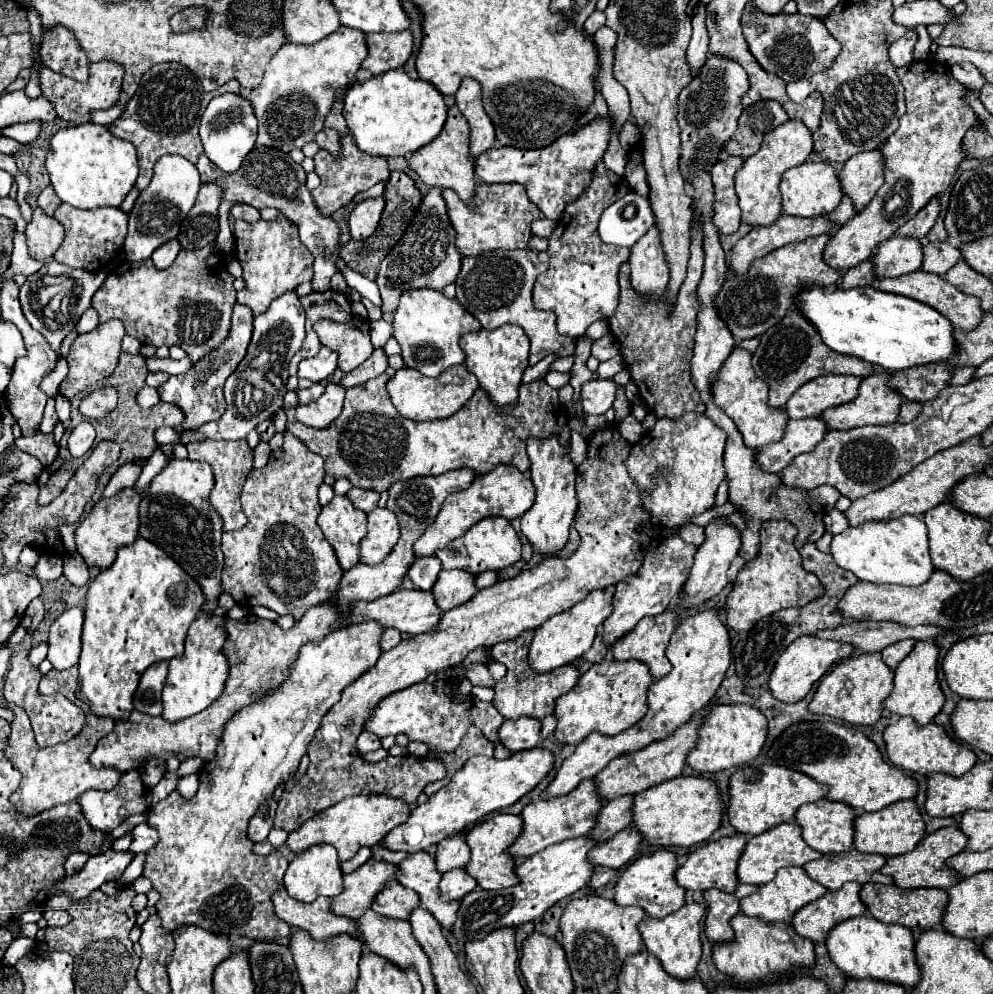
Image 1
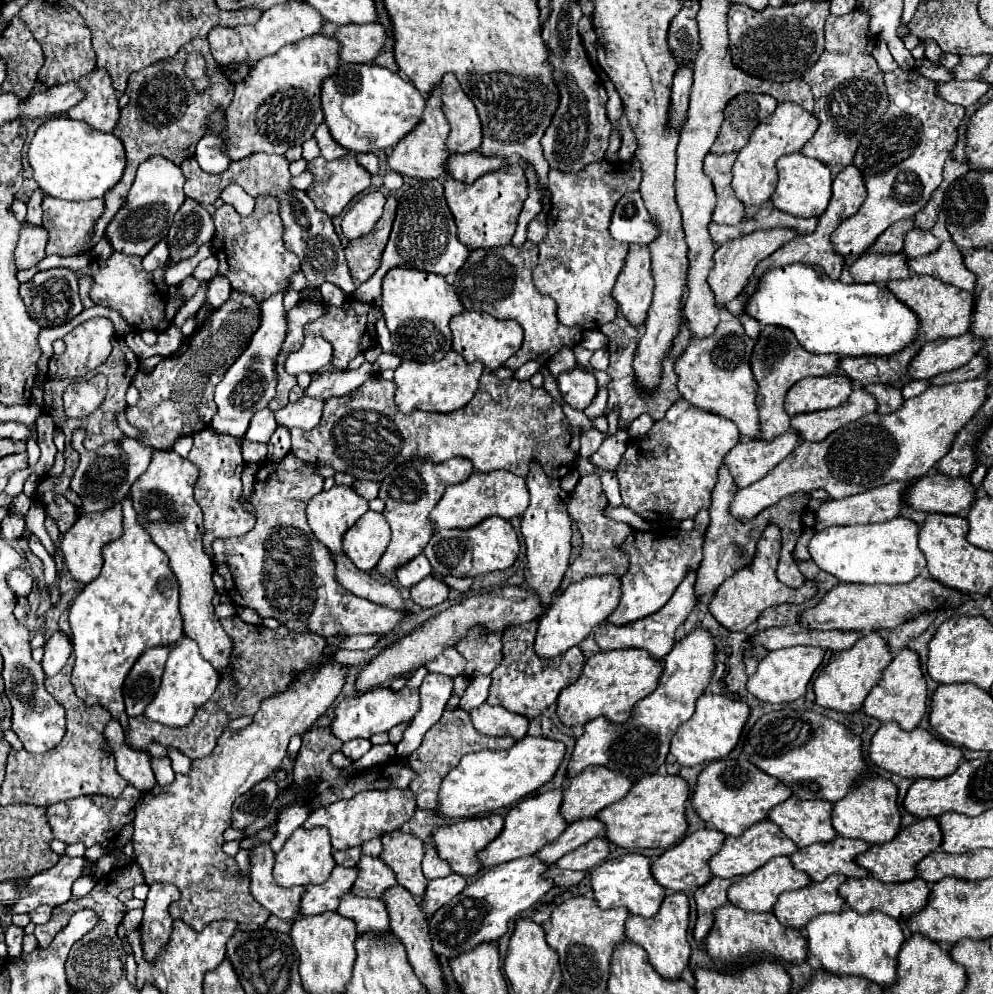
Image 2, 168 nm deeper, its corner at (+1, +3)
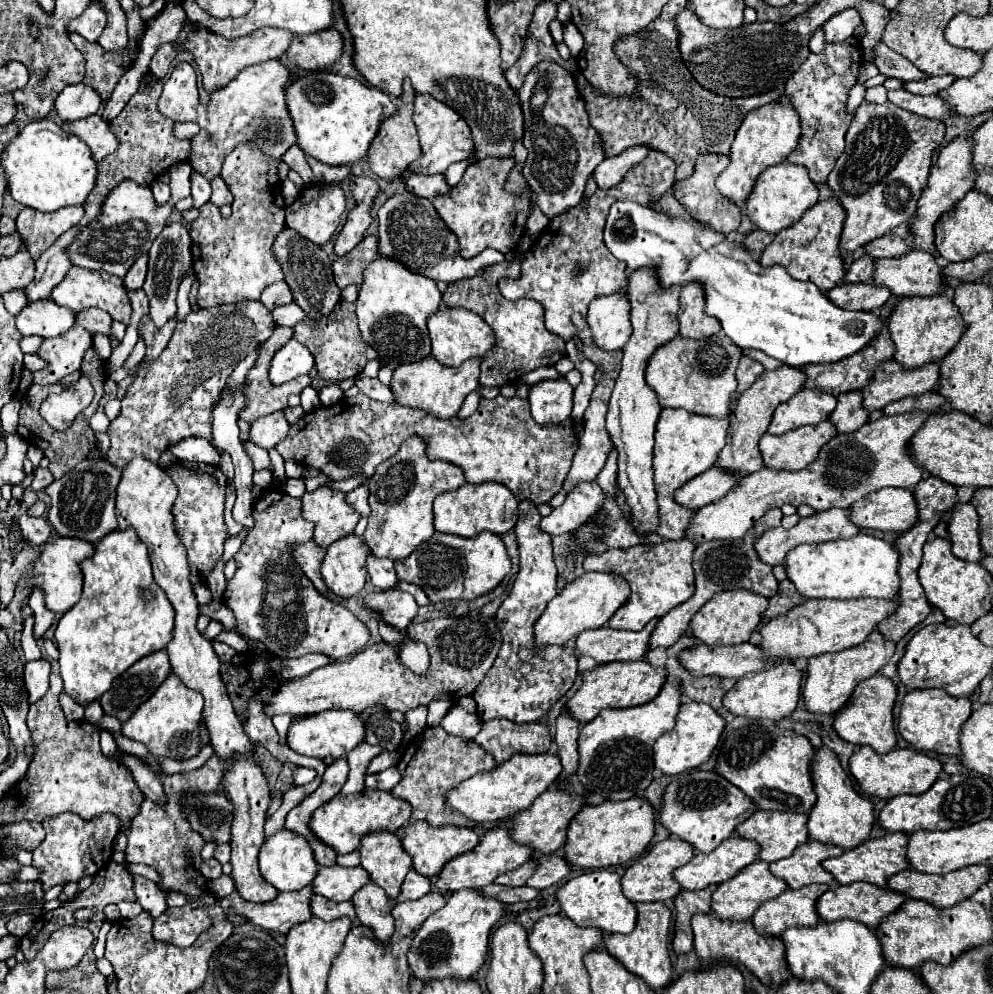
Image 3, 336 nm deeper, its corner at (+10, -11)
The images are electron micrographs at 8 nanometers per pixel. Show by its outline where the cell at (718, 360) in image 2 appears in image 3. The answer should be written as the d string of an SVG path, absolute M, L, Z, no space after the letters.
M714 334L712 338L688 340L676 336L666 346L658 348L648 362L646 382L656 390L662 408L682 408L700 416L730 418L730 400L738 388L736 366L742 350L726 336Z

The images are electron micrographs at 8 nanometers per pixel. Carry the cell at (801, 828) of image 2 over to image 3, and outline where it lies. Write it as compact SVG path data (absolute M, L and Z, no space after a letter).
M756 810L756 814L752 814L744 826L738 826L736 832L742 838L756 840L760 844L760 860L776 862L792 856L798 846L808 842L806 822L808 814Z

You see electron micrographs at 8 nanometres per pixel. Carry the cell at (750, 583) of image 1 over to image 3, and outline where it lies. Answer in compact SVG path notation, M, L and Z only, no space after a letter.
M728 590L716 594L712 600L708 600L702 610L690 620L692 634L702 640L704 644L742 644L748 642L754 628L760 624L762 612L768 608L768 598L762 594L756 594L752 590Z

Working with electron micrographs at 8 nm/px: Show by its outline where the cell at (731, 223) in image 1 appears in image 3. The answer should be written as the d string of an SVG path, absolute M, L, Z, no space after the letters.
M702 154L696 164L694 164L694 174L688 176L682 182L674 182L674 196L678 198L678 202L700 222L704 222L706 226L710 226L712 230L720 232L720 234L732 234L736 232L736 228L740 226L740 208L730 202L728 198L724 198L720 194L720 190L716 188L716 178L718 174L728 166L730 158L728 156L720 156L720 154Z

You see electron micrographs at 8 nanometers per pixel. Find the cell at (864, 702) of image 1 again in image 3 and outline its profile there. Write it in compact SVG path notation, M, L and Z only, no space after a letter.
M874 630L872 636L868 636L866 642L846 648L836 654L824 654L808 660L808 672L806 672L806 684L804 684L804 702L806 708L814 714L836 714L844 708L848 698L852 698L852 690L860 680L866 680L880 672L880 668L892 658L894 644L886 642L886 638Z

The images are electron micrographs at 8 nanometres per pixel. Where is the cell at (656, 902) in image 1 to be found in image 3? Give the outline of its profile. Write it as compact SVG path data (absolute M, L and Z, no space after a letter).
M592 870L582 876L568 880L556 894L564 914L572 918L578 926L594 926L608 934L630 934L632 926L636 926L636 904L624 898L620 886L620 874L610 870Z

